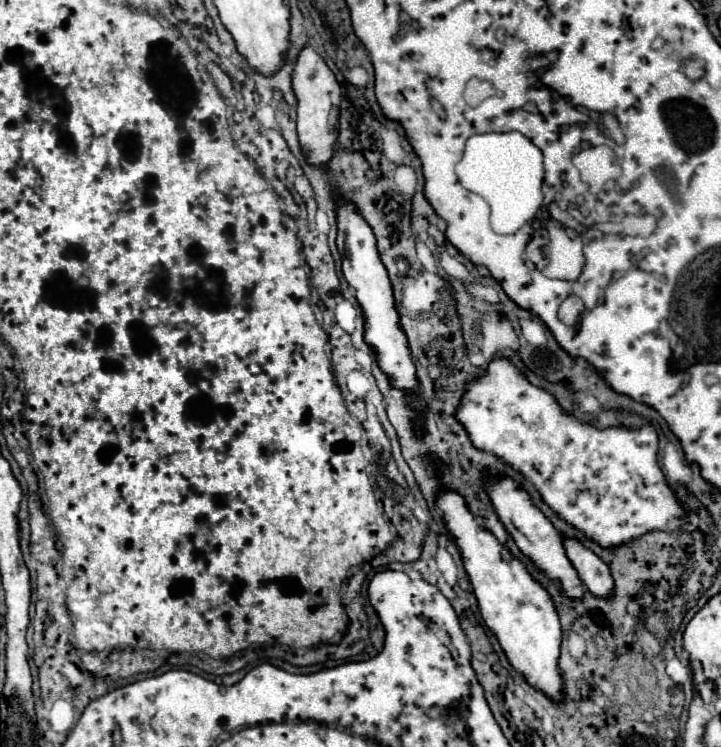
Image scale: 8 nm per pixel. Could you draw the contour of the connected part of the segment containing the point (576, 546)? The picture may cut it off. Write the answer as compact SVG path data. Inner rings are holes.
M564 539L564 545L568 551L566 555L574 565L574 569L578 571L578 577L582 579L586 589L602 599L614 595L614 581L608 565L576 539Z

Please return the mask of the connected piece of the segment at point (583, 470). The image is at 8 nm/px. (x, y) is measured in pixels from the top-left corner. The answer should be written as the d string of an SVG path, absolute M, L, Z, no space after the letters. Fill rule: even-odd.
M492 359L482 375L474 381L466 381L466 393L458 405L456 419L466 427L474 447L496 455L522 473L538 489L542 501L562 521L582 531L604 549L620 547L622 543L634 541L634 537L664 529L672 519L682 519L682 515L686 515L686 509L658 467L658 433L652 425L644 425L640 429L598 429L590 423L582 423L574 415L566 413L550 391L534 387L510 359Z

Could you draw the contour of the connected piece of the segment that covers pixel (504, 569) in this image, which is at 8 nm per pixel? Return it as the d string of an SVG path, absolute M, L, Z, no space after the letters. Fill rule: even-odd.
M456 491L442 493L438 497L438 509L442 509L446 527L460 547L464 569L478 599L482 619L496 635L502 651L508 657L508 663L518 673L522 673L534 689L560 703L562 695L566 695L564 679L558 671L562 631L548 591L530 577L524 563L512 557L512 553L504 545L500 545L490 531L476 525L476 517L468 511L462 495L458 495Z

